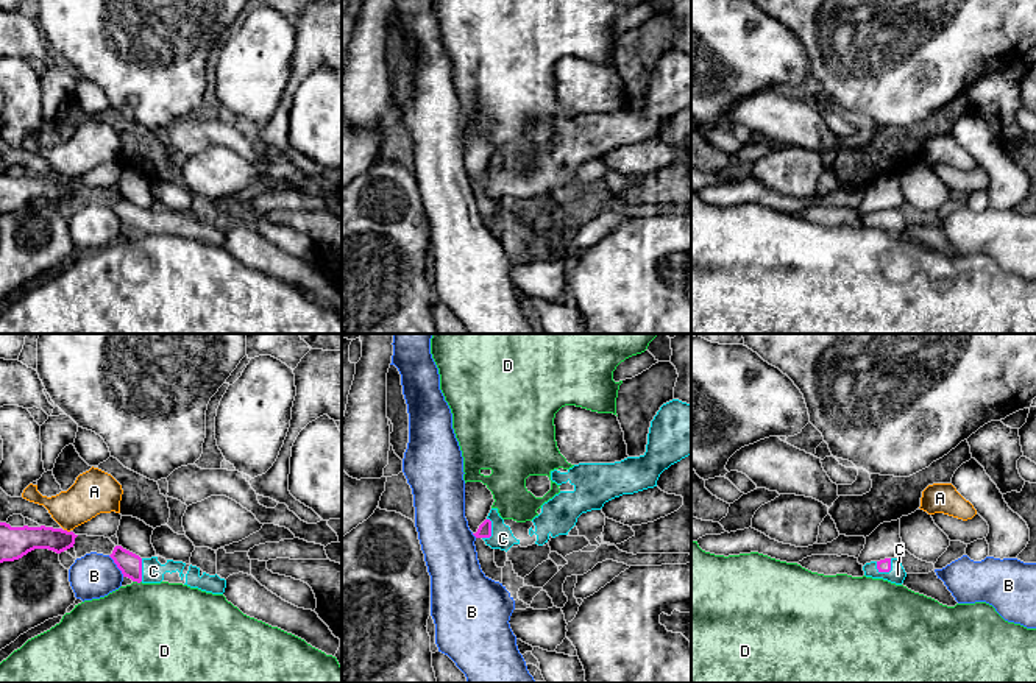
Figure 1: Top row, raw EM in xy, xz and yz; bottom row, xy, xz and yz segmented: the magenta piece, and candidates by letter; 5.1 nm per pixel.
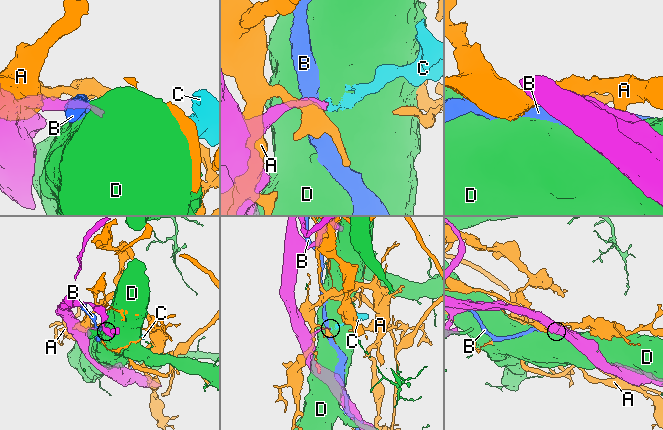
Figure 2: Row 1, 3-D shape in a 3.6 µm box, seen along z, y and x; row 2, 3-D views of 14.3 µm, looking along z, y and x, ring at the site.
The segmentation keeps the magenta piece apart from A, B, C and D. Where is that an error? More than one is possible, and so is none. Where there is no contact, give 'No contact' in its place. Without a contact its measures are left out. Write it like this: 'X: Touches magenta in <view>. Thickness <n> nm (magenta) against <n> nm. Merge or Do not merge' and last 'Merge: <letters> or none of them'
A: Touches magenta in xy. Thickness 150 nm (magenta) against 220 nm. Do not merge
B: Touches magenta in xy. Thickness 120 nm (magenta) against 240 nm. Do not merge
C: Touches magenta in yz. Thickness 60 nm (magenta) against 90 nm. Merge
D: Touches magenta in xy. Thickness 120 nm (magenta) against 500 nm. Do not merge
Merge: C

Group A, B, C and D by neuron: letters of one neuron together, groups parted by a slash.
A / B / C / D

